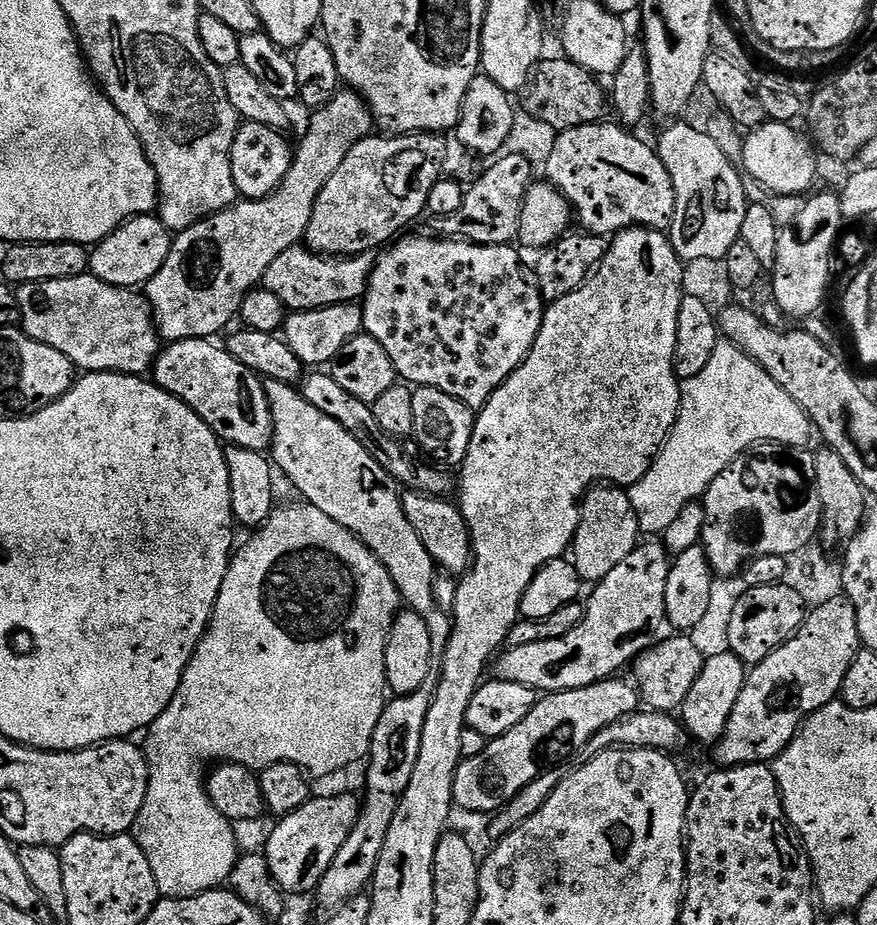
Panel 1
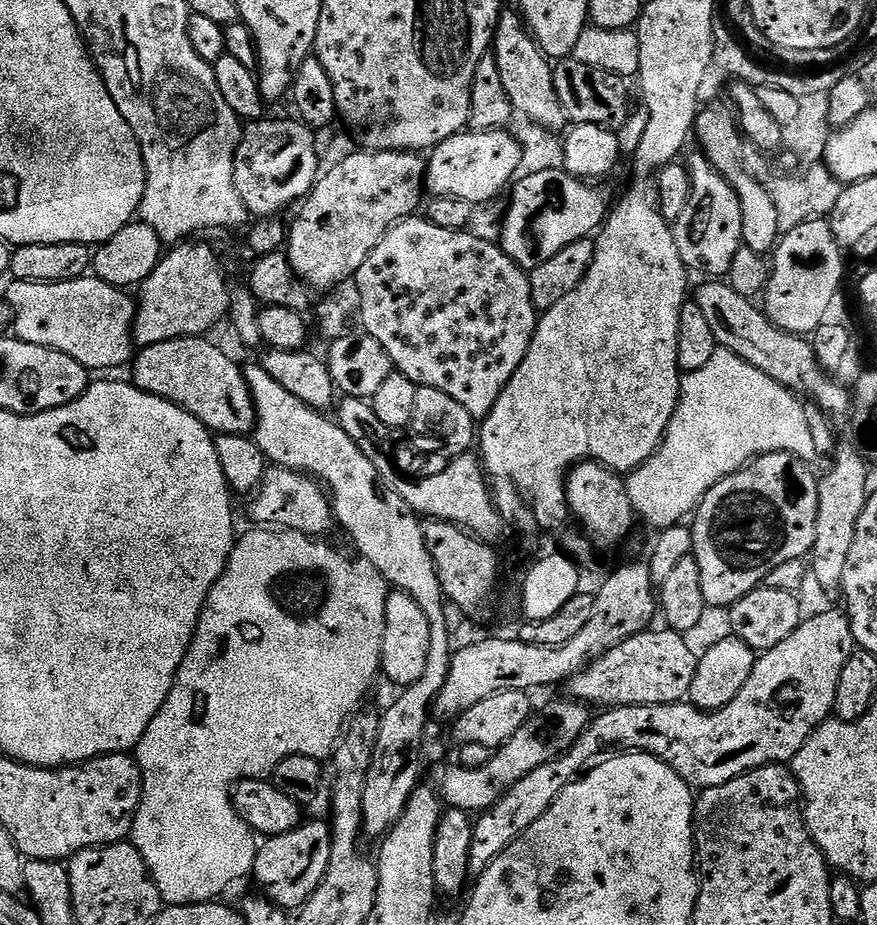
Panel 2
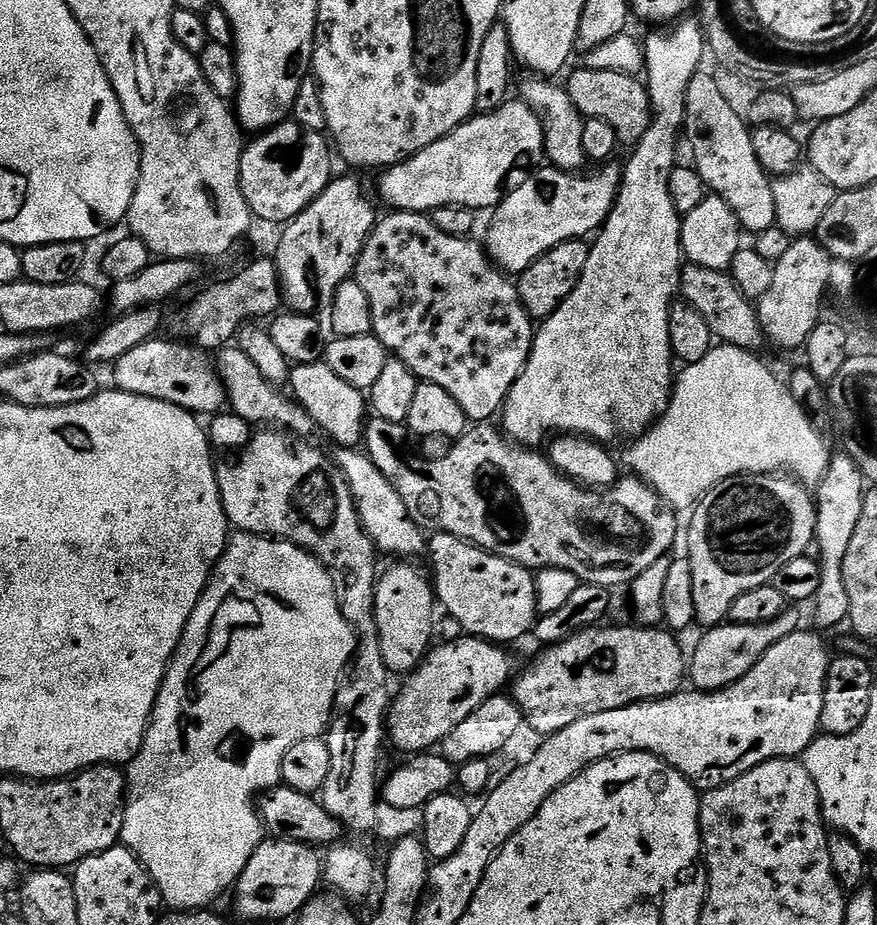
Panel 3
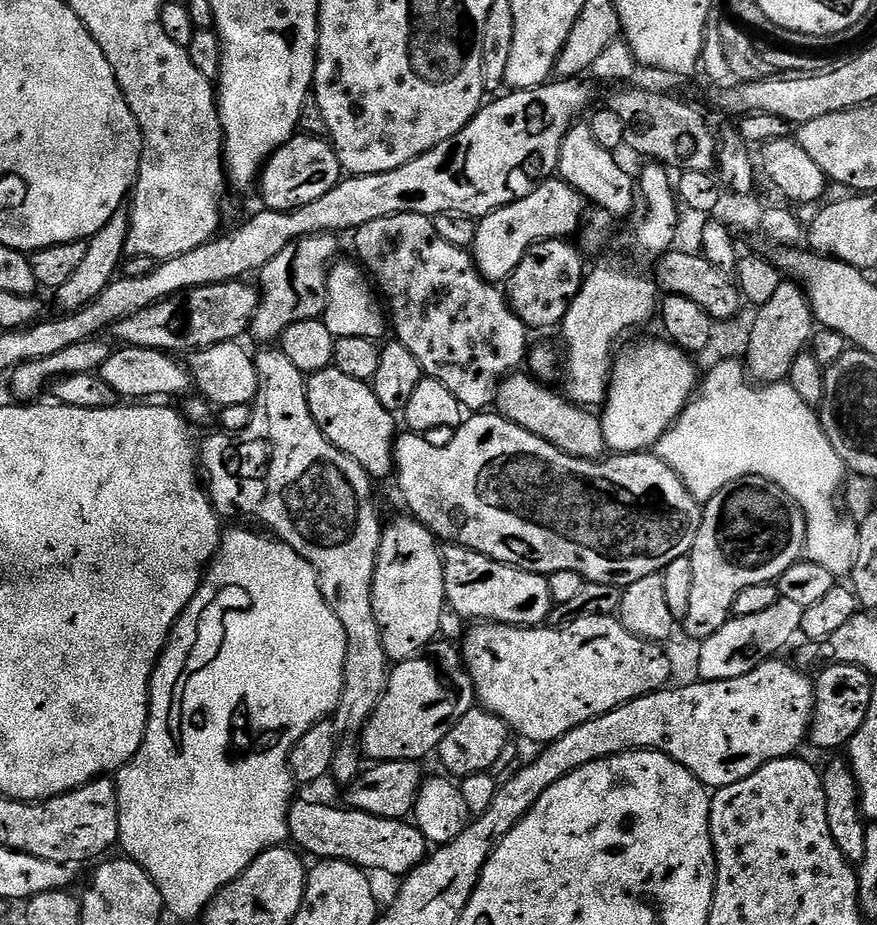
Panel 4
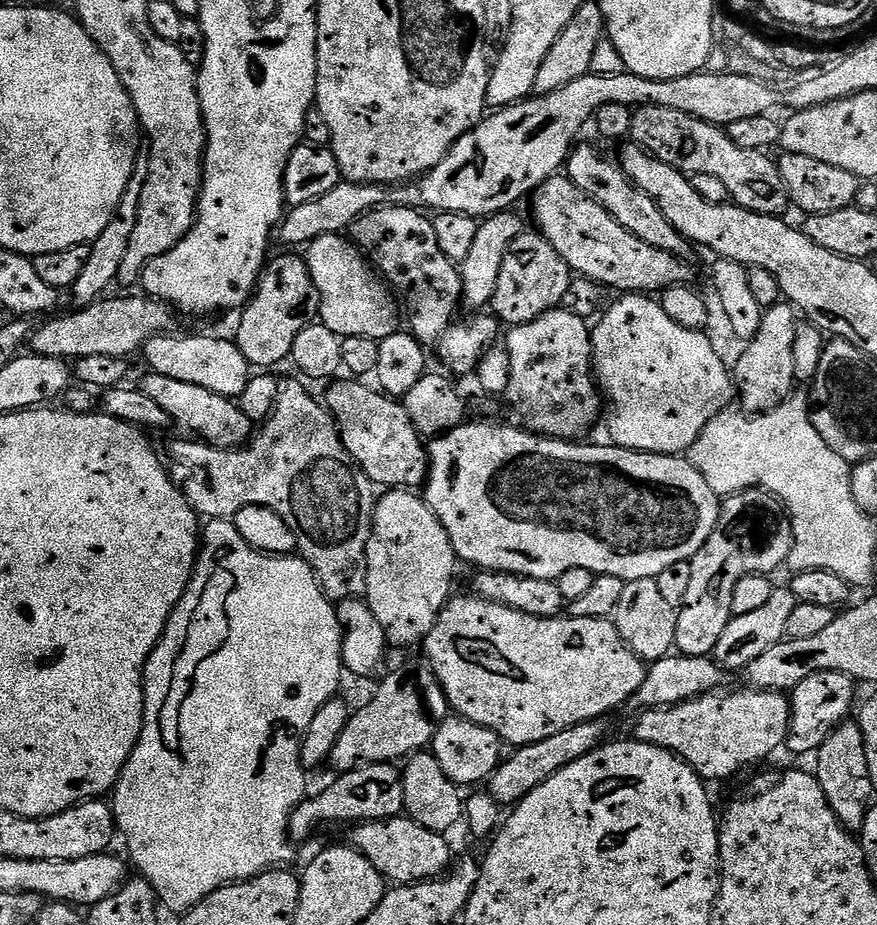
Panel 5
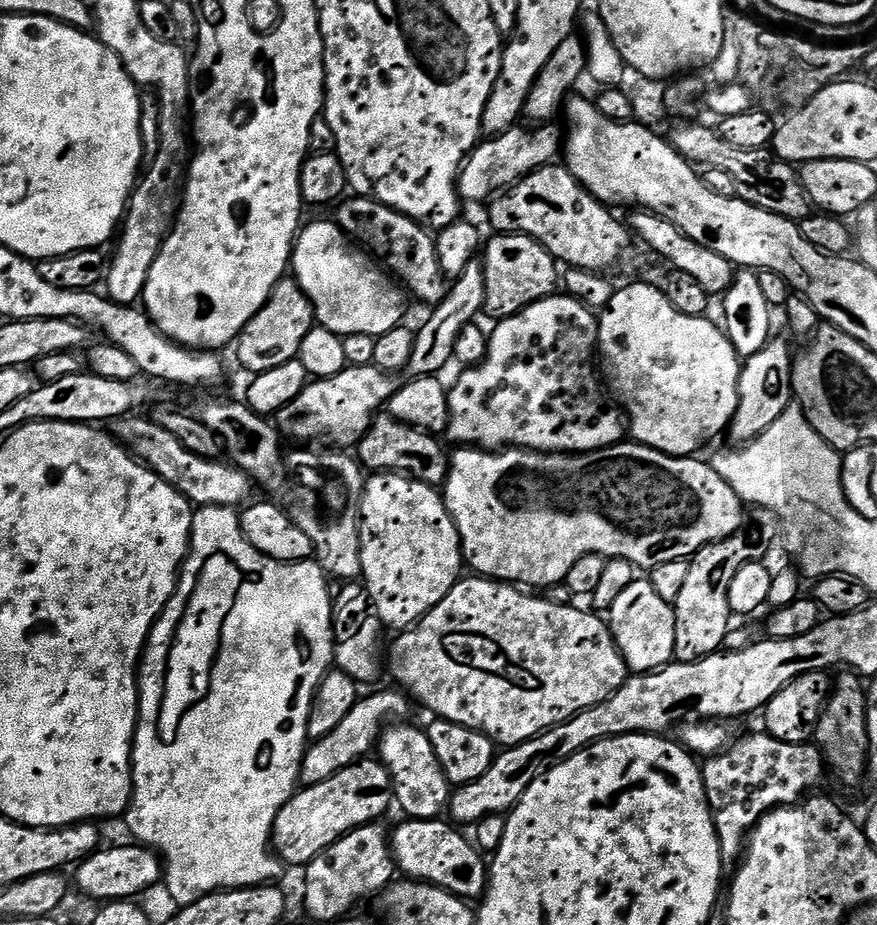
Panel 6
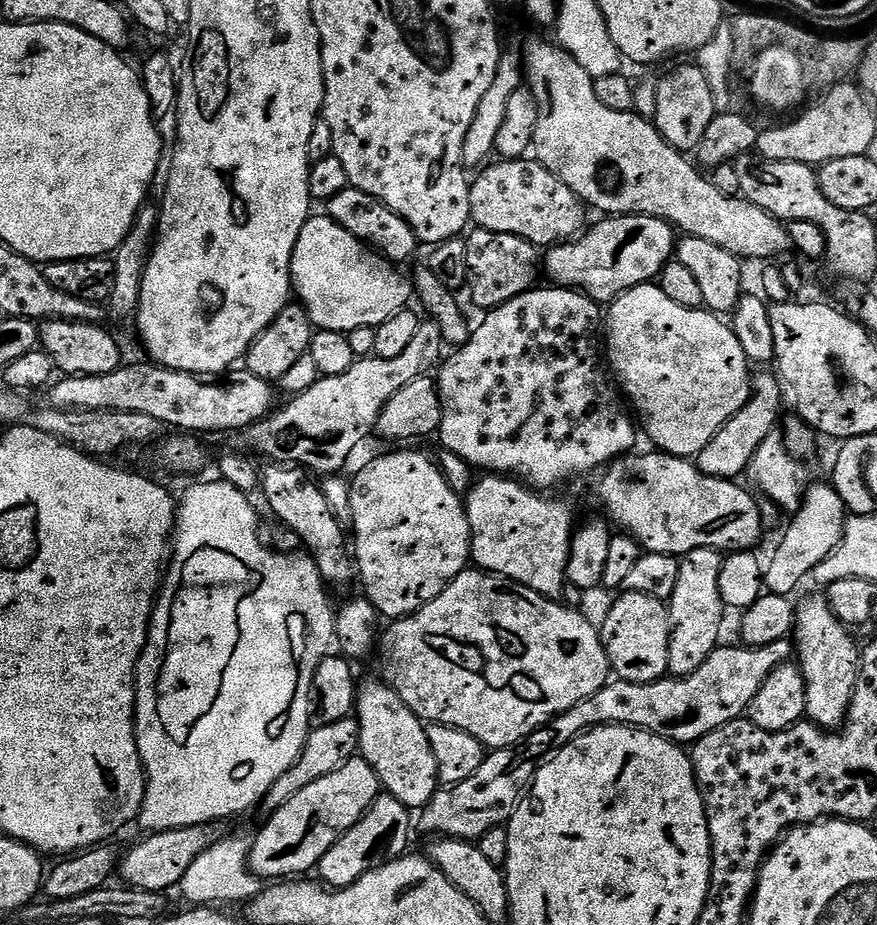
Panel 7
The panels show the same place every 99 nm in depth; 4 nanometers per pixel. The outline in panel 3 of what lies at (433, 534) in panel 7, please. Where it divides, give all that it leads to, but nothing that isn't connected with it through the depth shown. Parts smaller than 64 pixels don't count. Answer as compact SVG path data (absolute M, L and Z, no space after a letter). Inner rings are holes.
M396 562L393 568L388 568L379 573L378 579L376 581L376 601L374 602L374 606L372 609L374 610L374 614L376 615L376 625L378 626L378 642L382 646L382 658L386 662L386 666L388 667L389 673L396 674L396 672L404 672L403 674L411 674L416 671L416 667L420 665L421 660L424 659L425 656L428 655L430 649L433 647L434 639L432 640L432 611L437 610L438 601L433 591L433 581L423 576L422 573L419 572L418 569L415 568L415 563L412 562Z

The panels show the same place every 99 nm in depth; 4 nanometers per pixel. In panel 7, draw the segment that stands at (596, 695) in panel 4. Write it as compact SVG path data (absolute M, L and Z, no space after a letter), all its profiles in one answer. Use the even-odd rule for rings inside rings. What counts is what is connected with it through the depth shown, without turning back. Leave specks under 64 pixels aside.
M465 570L459 572L449 582L448 586L442 590L442 594L438 594L438 598L434 598L411 616L389 623L392 625L385 632L383 629L378 640L380 664L384 667L383 679L388 687L393 688L402 698L402 702L410 706L413 714L428 724L445 724L454 726L458 730L466 730L466 734L474 734L474 738L478 738L478 742L482 742L488 750L511 748L521 740L528 739L530 733L537 732L543 724L548 724L558 714L570 710L570 706L578 706L578 702L590 698L590 694L598 694L598 690L602 690L605 684L609 683L608 655L604 649L604 643L600 640L599 627L595 623L592 625L582 613L583 611L567 607L518 582L507 580L504 576L494 576L483 570Z

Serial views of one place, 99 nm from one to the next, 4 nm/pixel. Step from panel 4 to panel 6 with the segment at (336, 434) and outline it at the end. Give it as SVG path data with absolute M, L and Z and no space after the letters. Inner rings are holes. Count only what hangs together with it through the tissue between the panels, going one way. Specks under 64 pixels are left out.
M387 414L377 415L370 430L361 438L358 445L358 460L365 469L377 472L398 472L401 476L411 476L413 480L420 480L423 484L439 489L448 477L449 453L439 444L437 437L430 432L423 432L420 428L412 428L403 424L401 420Z

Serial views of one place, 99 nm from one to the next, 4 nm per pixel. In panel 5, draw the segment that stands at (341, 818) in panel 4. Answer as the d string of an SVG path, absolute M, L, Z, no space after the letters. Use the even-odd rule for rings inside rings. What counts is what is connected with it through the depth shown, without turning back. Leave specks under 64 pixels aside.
M403 815L393 816L391 820L360 822L351 832L351 847L359 850L368 859L370 866L383 874L385 881L395 882L397 885L434 880L444 875L454 864L454 855L452 856L452 848L448 845L447 835L426 830L426 826Z

